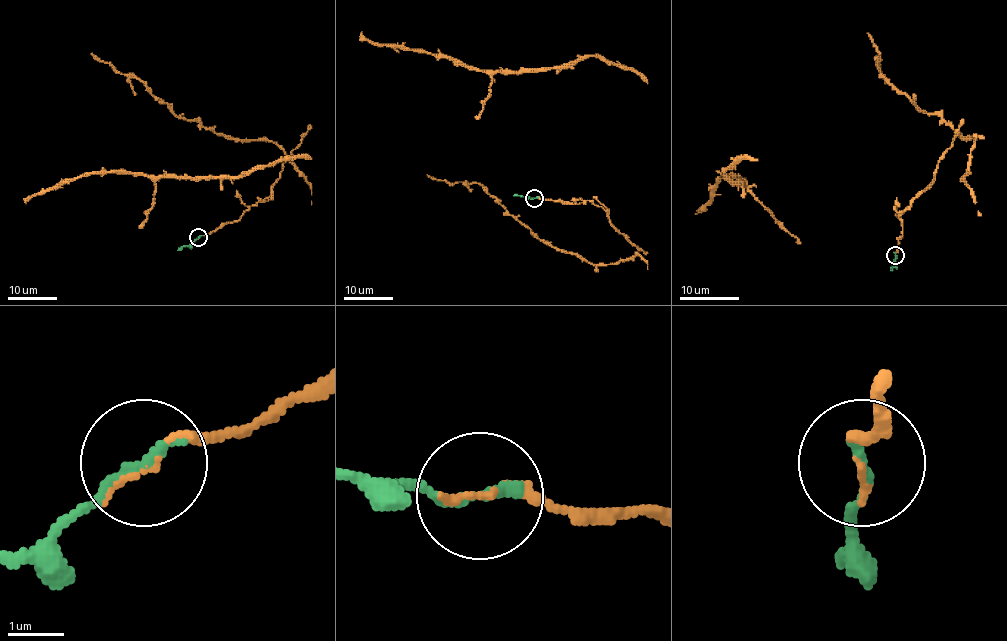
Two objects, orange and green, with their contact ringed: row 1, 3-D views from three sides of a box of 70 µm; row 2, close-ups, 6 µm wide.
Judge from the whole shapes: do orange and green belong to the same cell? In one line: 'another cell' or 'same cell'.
same cell

